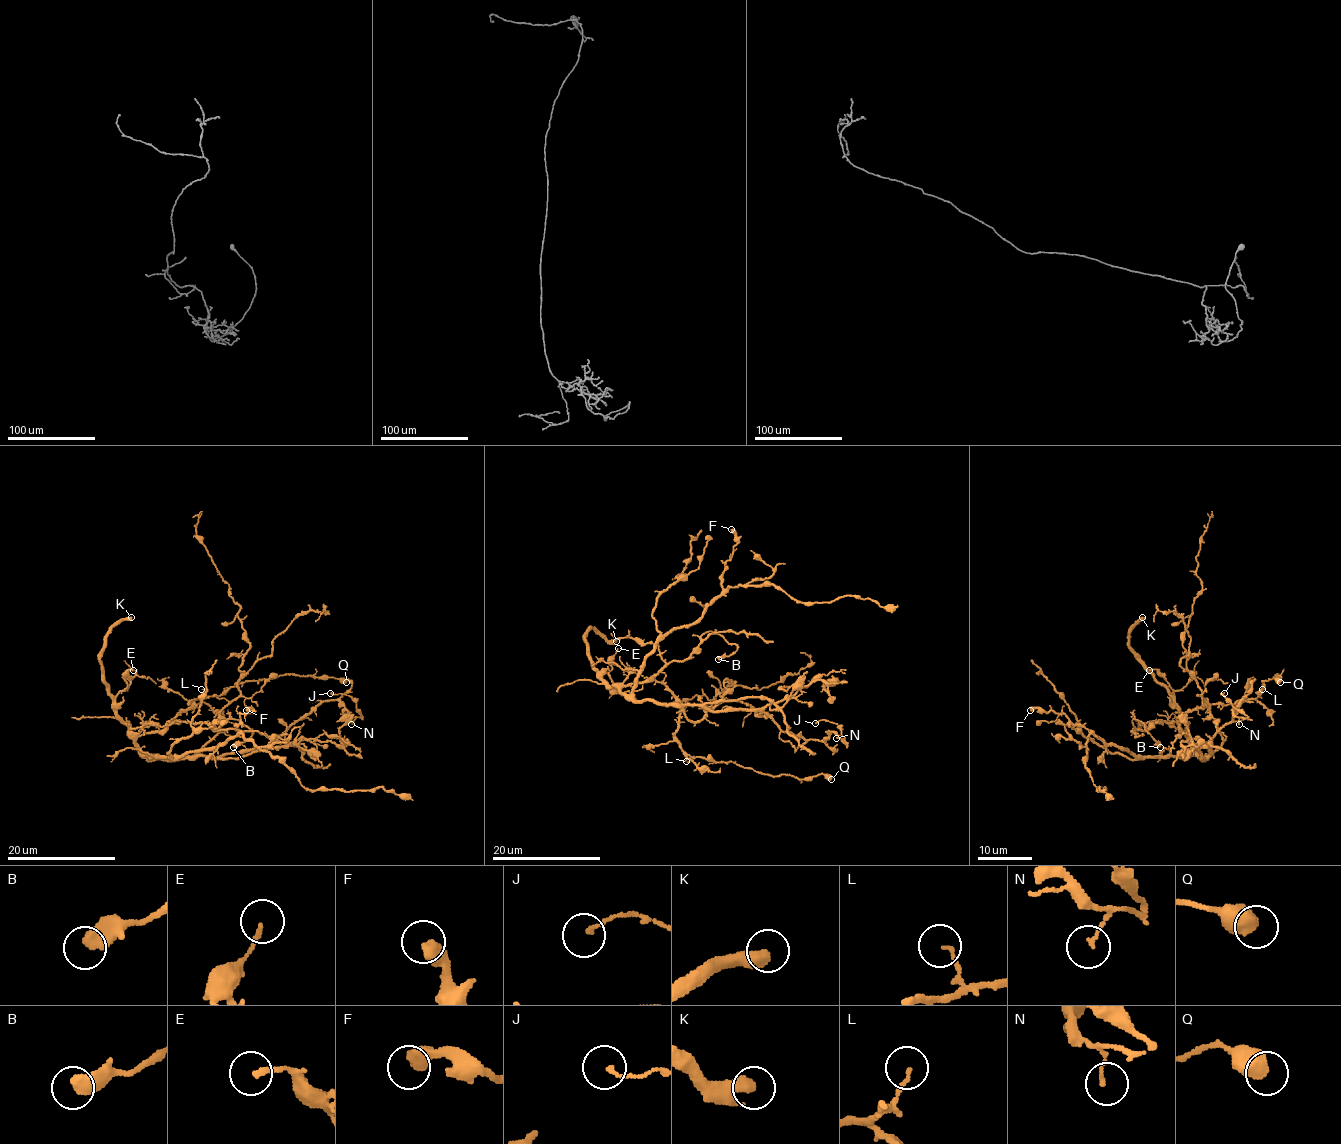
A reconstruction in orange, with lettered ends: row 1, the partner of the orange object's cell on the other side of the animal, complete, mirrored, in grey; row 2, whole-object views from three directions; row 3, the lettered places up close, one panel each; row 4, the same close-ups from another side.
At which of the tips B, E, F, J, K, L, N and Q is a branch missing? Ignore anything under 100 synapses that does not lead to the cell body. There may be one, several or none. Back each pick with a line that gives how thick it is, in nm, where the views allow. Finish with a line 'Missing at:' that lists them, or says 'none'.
K: calibre 320 nm
Missing at: K

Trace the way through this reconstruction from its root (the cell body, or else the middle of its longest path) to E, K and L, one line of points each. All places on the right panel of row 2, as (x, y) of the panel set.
E: (1199, 756), (1187, 733), (1187, 721), (1178, 713), (1174, 691), (1164, 676), (1155, 670), (1149, 670)
K: (1199, 756), (1187, 733), (1187, 721), (1178, 713), (1174, 697), (1155, 679), (1130, 645), (1130, 631), (1142, 617)
L: (1199, 756), (1180, 728), (1183, 716), (1208, 703), (1228, 705), (1257, 698), (1262, 689)

